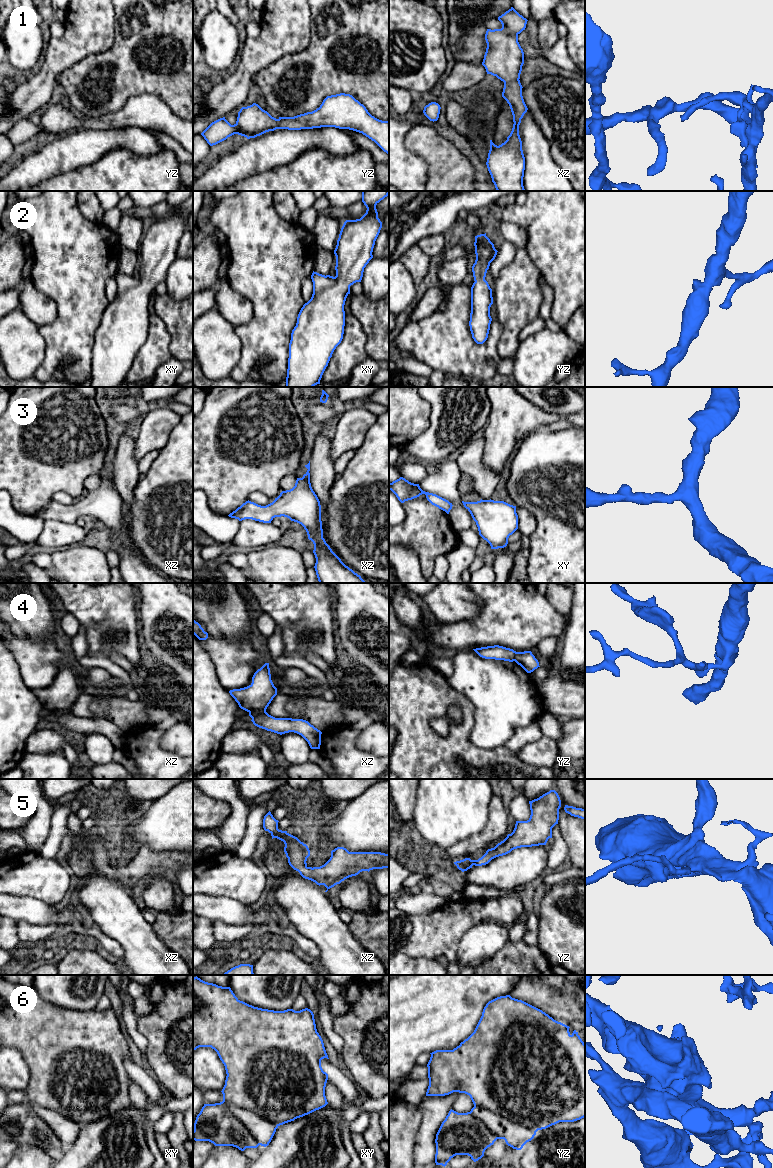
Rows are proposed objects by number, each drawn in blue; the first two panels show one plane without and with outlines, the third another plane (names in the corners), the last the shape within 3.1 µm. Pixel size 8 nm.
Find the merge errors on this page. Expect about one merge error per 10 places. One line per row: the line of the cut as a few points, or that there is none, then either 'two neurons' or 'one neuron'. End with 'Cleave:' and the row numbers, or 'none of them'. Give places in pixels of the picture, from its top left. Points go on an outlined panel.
1: no cut; one neuron
2: no cut; one neuron
3: no cut; one neuron
4: cut in xz along (265, 709), (254, 709), (249, 713); two neurons
5: no cut; one neuron
6: no cut; one neuron
Cleave: 4

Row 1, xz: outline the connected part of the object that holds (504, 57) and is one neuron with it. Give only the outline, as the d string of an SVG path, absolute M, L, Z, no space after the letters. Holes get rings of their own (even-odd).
M513 7L498 17L501 29L487 29L486 52L482 65L487 74L504 82L502 97L513 115L513 128L507 140L495 145L490 140L487 168L497 191L525 191L523 177L525 157L519 135L519 125L528 108L522 96L520 74L524 64L524 52L518 35L525 30L527 19Z

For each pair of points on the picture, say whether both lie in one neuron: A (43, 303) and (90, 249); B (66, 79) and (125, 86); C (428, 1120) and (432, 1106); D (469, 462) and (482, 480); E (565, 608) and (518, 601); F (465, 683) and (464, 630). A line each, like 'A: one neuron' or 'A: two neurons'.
A: two neurons
B: one neuron
C: one neuron
D: one neuron
E: two neurons
F: two neurons

